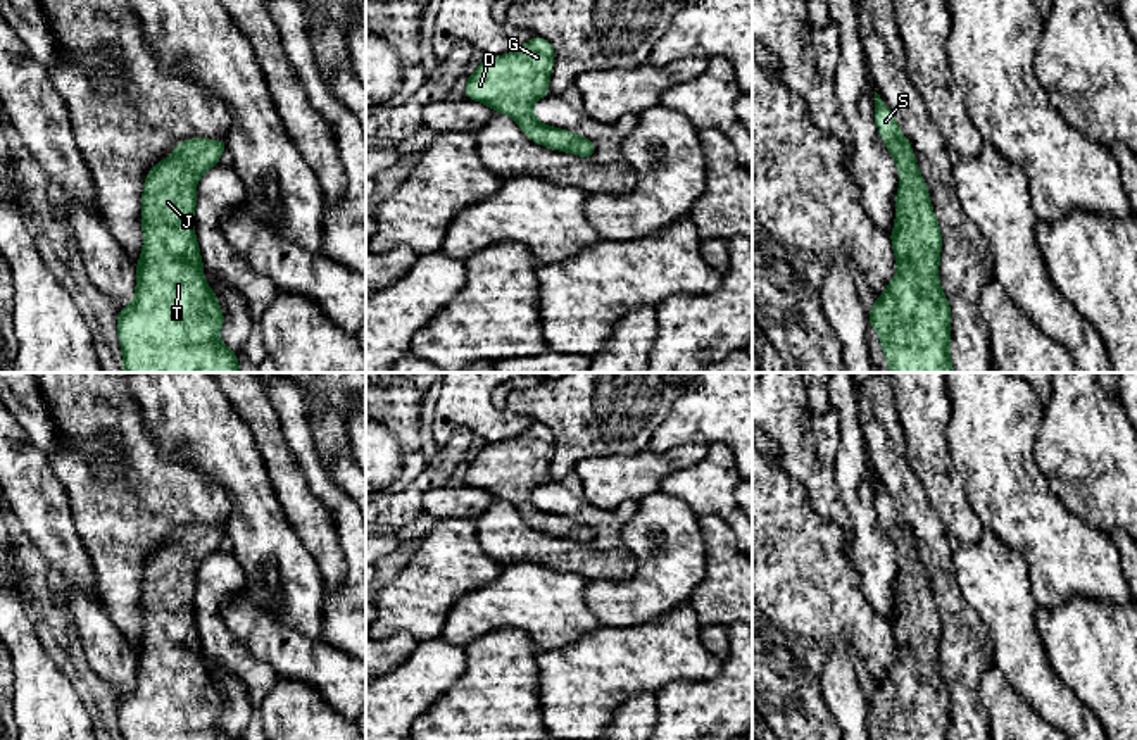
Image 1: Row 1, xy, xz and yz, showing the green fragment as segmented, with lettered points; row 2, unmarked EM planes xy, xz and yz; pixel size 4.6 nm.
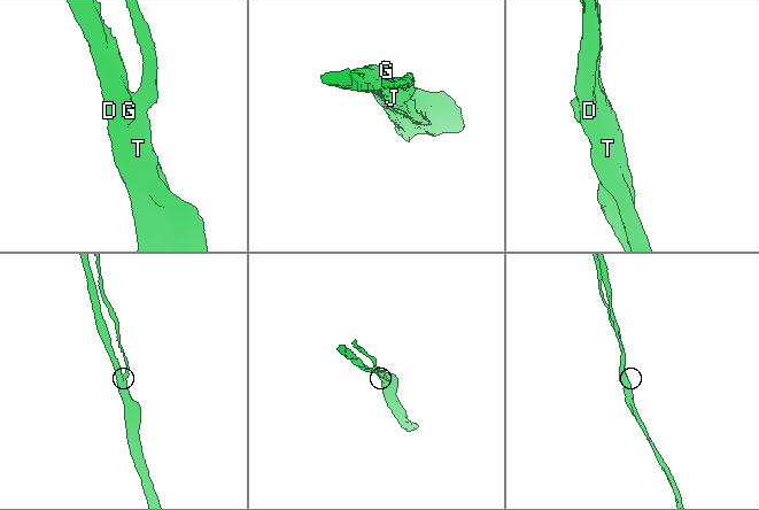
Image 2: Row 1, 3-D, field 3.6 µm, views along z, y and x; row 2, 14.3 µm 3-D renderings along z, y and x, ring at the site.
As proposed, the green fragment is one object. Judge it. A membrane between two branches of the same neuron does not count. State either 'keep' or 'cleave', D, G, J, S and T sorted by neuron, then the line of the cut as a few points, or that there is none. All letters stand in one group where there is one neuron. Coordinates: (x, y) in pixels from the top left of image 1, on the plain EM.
keep; D G J S T; no cut

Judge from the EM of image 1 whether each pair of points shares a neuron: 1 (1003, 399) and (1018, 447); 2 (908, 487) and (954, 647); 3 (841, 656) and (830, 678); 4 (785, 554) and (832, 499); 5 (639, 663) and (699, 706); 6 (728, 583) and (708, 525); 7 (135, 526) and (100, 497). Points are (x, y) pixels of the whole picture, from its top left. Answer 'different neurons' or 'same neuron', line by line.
1: same neuron
2: same neuron
3: same neuron
4: different neurons
5: different neurons
6: same neuron
7: same neuron

